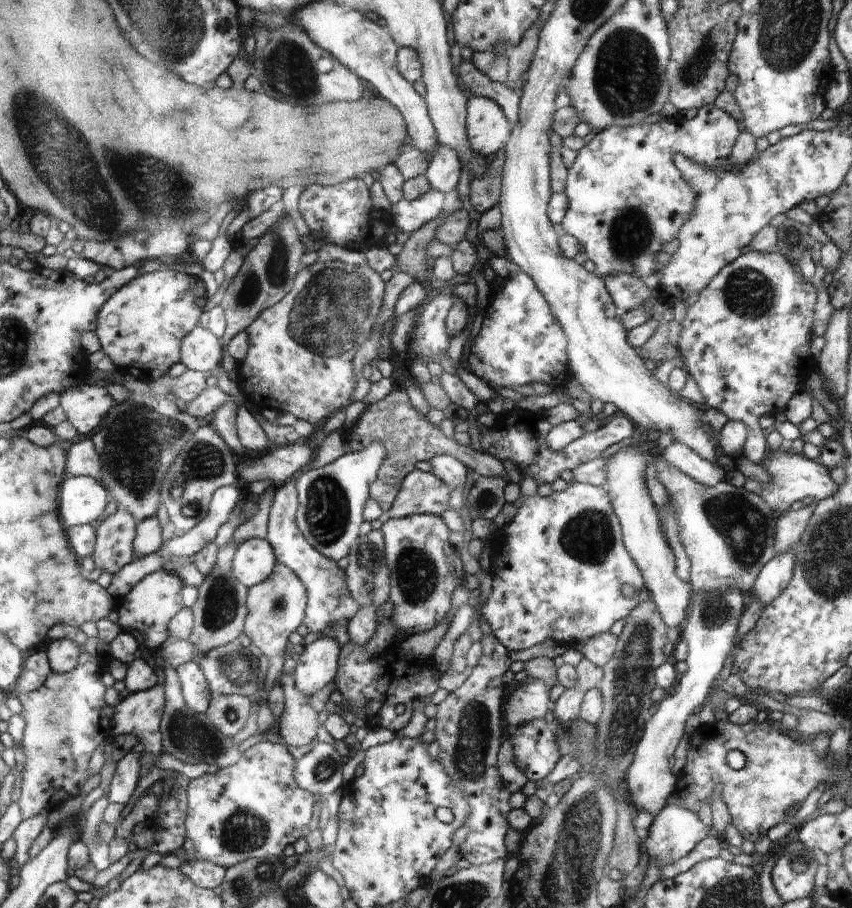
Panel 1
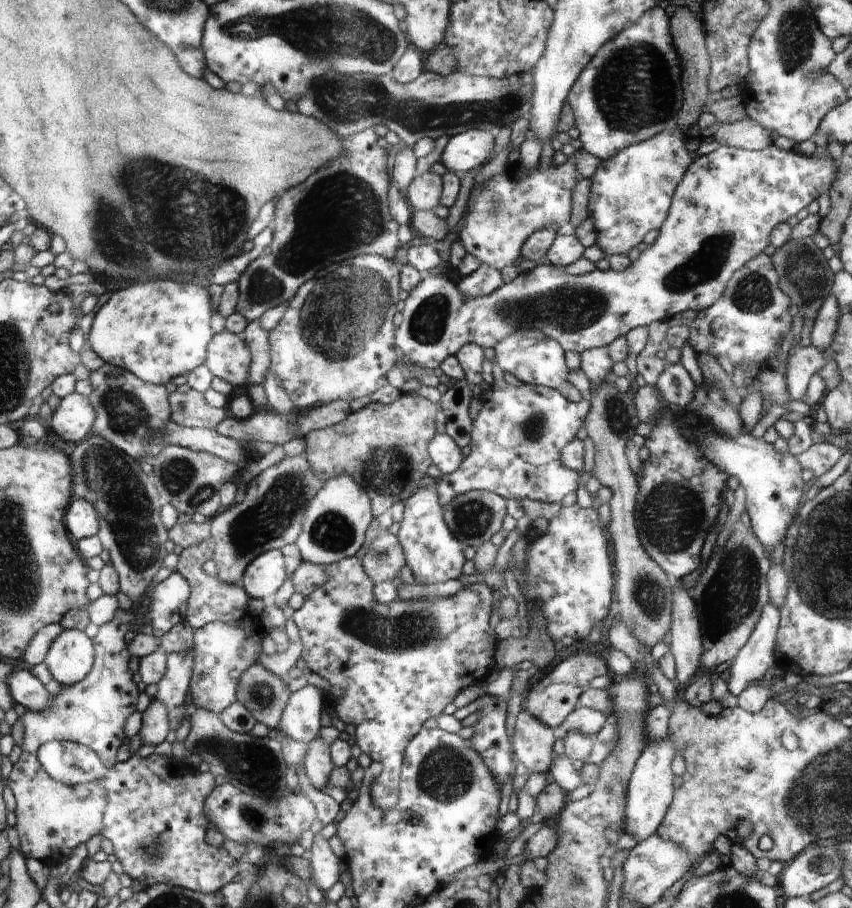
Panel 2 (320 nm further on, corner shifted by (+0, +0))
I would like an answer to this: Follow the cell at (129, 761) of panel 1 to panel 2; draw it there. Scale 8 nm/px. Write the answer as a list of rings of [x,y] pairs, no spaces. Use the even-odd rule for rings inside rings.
[[[152,699],[142,713],[142,724],[139,735],[142,744],[151,744],[158,749],[165,747],[165,738],[169,731],[169,711],[162,703]]]

